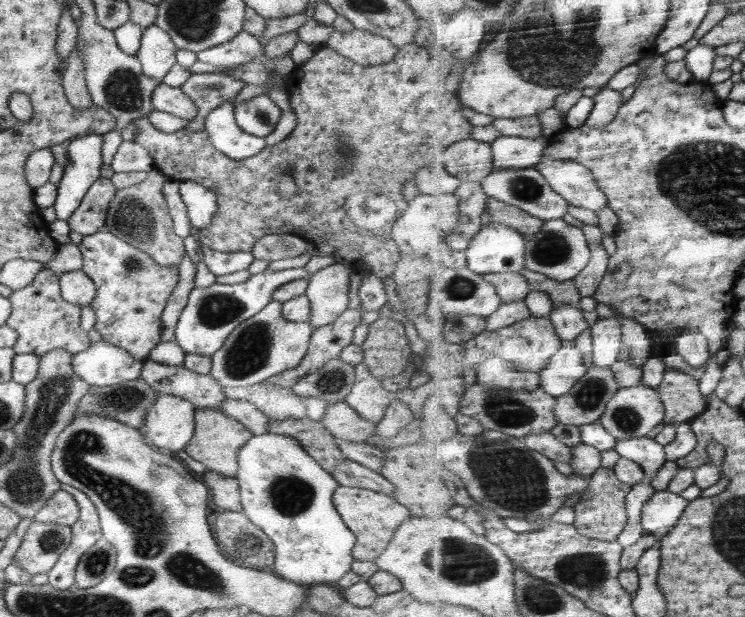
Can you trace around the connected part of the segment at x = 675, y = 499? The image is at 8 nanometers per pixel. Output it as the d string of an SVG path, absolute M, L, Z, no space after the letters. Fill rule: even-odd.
M670 489L657 491L653 500L645 506L643 524L645 532L660 533L662 537L674 529L692 503L683 494L676 494Z

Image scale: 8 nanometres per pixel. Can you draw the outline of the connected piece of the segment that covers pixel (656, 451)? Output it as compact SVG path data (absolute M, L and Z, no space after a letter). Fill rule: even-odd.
M630 438L620 439L615 450L624 458L636 461L644 467L645 475L658 475L658 470L666 466L667 452L666 446L660 444L655 438Z

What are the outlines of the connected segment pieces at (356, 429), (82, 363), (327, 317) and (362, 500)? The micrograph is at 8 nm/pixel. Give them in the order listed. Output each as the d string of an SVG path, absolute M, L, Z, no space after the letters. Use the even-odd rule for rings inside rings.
M345 401L328 406L320 422L334 437L346 441L366 443L376 436L376 423L362 418Z
M104 340L92 342L86 350L72 356L77 377L90 386L99 387L139 379L144 361L132 357L126 349Z
M330 264L310 276L305 296L310 302L311 316L306 326L316 329L335 321L349 304L350 276L354 267Z
M338 486L332 502L344 524L355 534L356 544L352 554L356 560L376 560L392 540L394 531L410 518L408 507L393 496L362 487Z

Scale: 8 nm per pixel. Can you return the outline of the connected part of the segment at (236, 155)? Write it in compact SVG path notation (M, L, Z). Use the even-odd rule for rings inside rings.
M233 102L223 109L214 110L204 120L206 134L212 146L234 160L242 160L258 154L266 148L265 138L244 132L235 119Z

